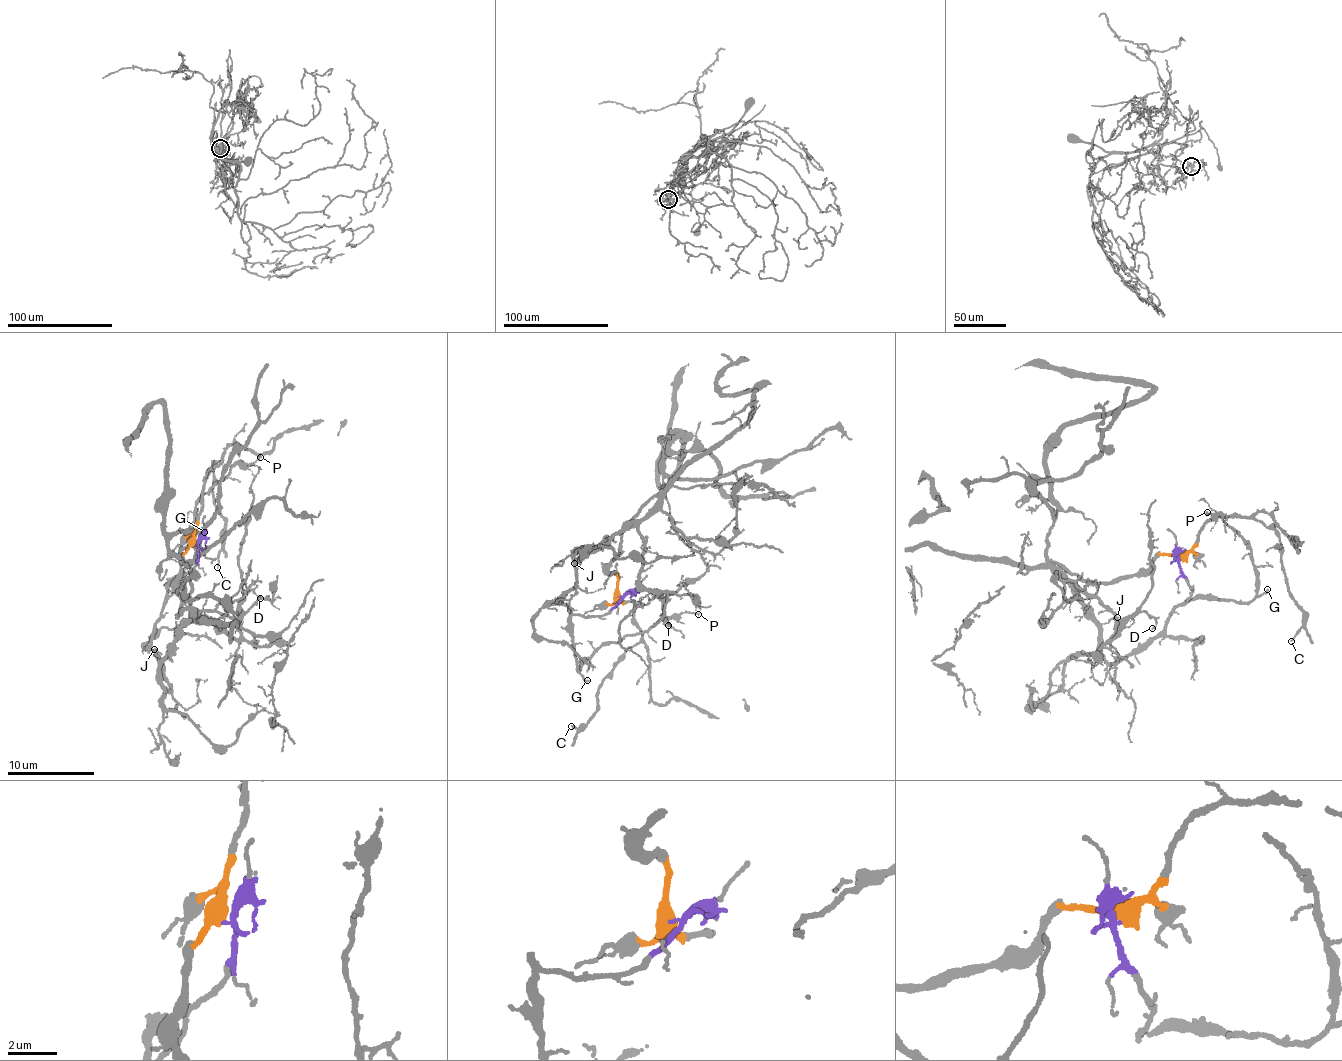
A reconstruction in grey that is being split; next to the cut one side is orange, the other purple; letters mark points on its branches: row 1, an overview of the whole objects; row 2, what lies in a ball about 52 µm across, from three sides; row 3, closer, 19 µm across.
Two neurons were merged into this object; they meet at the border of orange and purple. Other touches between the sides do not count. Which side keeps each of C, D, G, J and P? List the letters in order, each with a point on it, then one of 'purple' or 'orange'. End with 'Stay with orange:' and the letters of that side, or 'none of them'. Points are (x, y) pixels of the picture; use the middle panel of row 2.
C: (571, 726) | orange
D: (668, 625) | purple
G: (587, 680) | purple
J: (574, 563) | purple
P: (698, 614) | purple
Stay with orange: C

